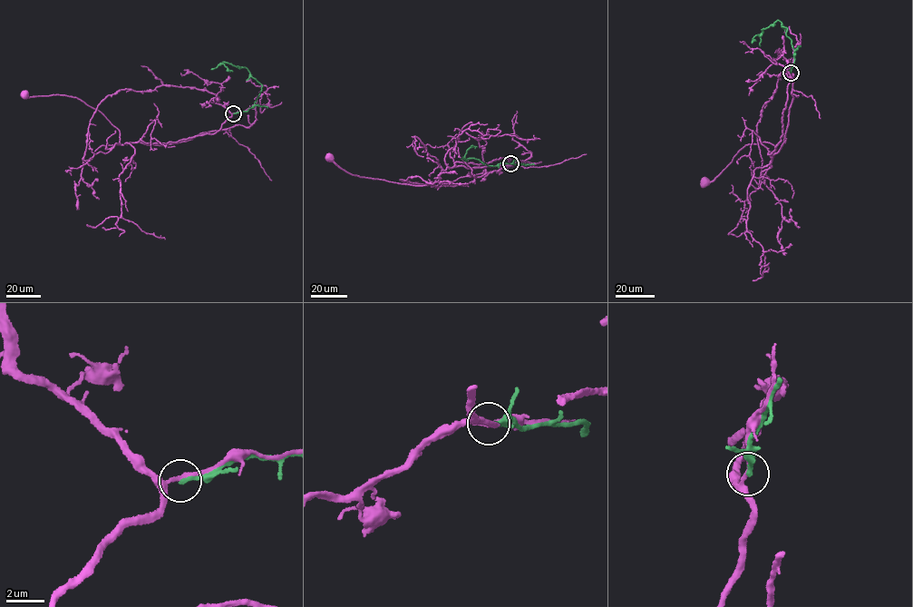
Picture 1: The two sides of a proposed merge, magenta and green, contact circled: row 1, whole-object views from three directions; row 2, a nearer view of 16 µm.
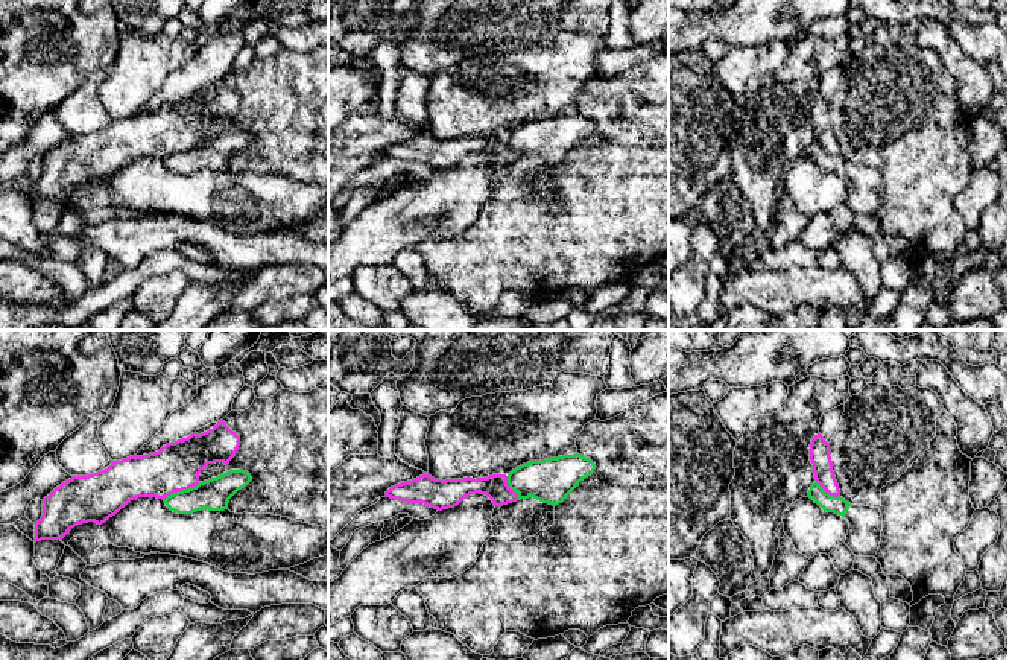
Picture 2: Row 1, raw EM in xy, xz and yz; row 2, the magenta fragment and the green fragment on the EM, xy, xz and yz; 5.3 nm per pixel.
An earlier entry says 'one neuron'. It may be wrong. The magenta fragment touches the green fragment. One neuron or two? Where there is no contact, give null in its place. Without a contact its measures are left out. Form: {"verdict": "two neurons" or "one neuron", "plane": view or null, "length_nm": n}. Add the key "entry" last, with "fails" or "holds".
{"verdict": "two neurons", "plane": "xy", "length_nm": 220, "entry": "fails"}

